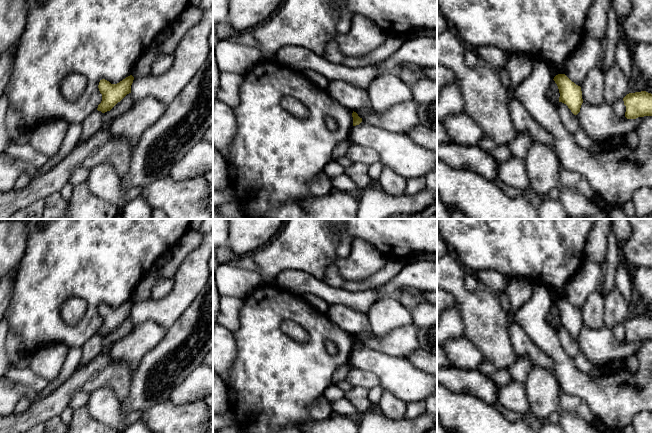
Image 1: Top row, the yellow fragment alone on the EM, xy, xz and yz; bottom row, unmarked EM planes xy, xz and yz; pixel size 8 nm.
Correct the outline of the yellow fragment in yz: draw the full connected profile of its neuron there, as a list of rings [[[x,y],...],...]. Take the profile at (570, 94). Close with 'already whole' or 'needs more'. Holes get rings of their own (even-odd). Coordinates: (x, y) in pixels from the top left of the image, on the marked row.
[[[558,74],[553,80],[559,89],[559,102],[566,104],[571,112],[577,115],[583,103],[581,87],[572,82],[565,74]]] | already whole

